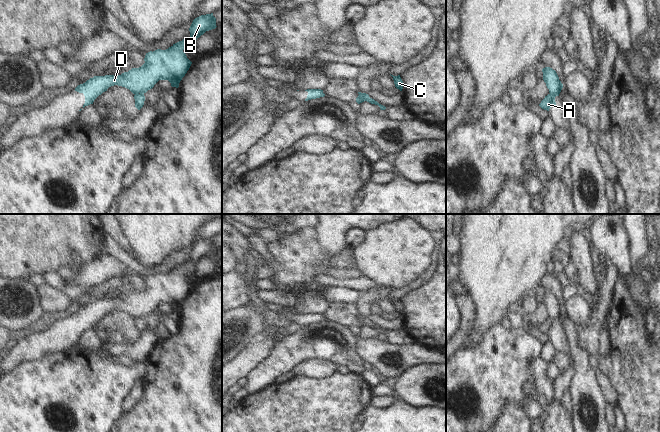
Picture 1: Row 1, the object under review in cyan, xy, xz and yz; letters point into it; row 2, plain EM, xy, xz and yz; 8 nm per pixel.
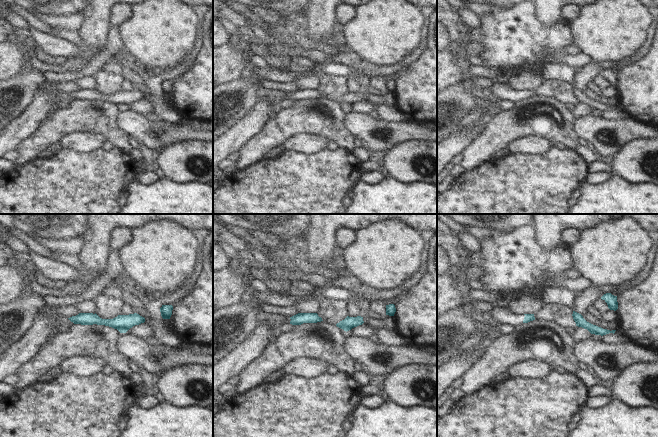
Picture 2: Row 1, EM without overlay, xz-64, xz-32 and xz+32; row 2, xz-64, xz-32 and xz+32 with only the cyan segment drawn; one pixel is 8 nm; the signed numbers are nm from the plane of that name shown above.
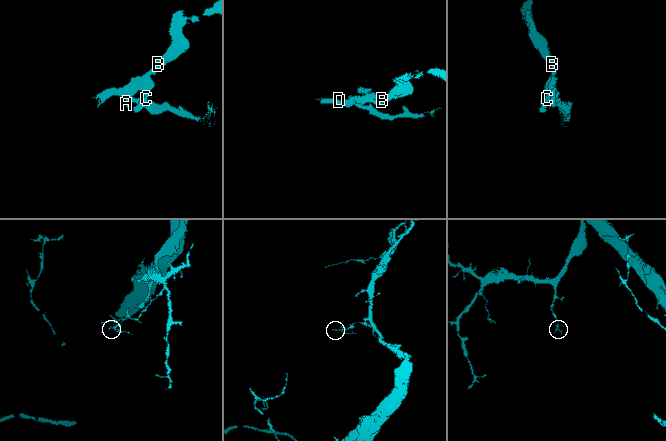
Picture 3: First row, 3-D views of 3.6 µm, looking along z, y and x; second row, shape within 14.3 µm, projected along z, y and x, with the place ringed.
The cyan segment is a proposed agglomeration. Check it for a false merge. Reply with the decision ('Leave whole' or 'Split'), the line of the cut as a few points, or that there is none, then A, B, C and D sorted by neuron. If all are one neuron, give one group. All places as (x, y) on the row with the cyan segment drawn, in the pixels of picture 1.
Split. Split along yz (550, 93), (555, 96). Groups: A / B C D

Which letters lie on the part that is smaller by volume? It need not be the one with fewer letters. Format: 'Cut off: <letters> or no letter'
Cut off: A

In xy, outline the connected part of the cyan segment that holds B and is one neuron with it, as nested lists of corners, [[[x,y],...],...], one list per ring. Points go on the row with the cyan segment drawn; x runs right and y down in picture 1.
[[[213,13],[195,18],[189,28],[190,36],[173,44],[166,50],[157,49],[146,53],[145,63],[139,68],[132,68],[121,75],[94,76],[85,83],[78,85],[75,91],[85,96],[85,106],[111,86],[118,85],[129,89],[133,94],[146,93],[159,80],[168,80],[172,87],[179,83],[189,70],[192,62],[183,52],[185,48],[193,49],[195,41],[206,31],[215,29],[216,18]]]

